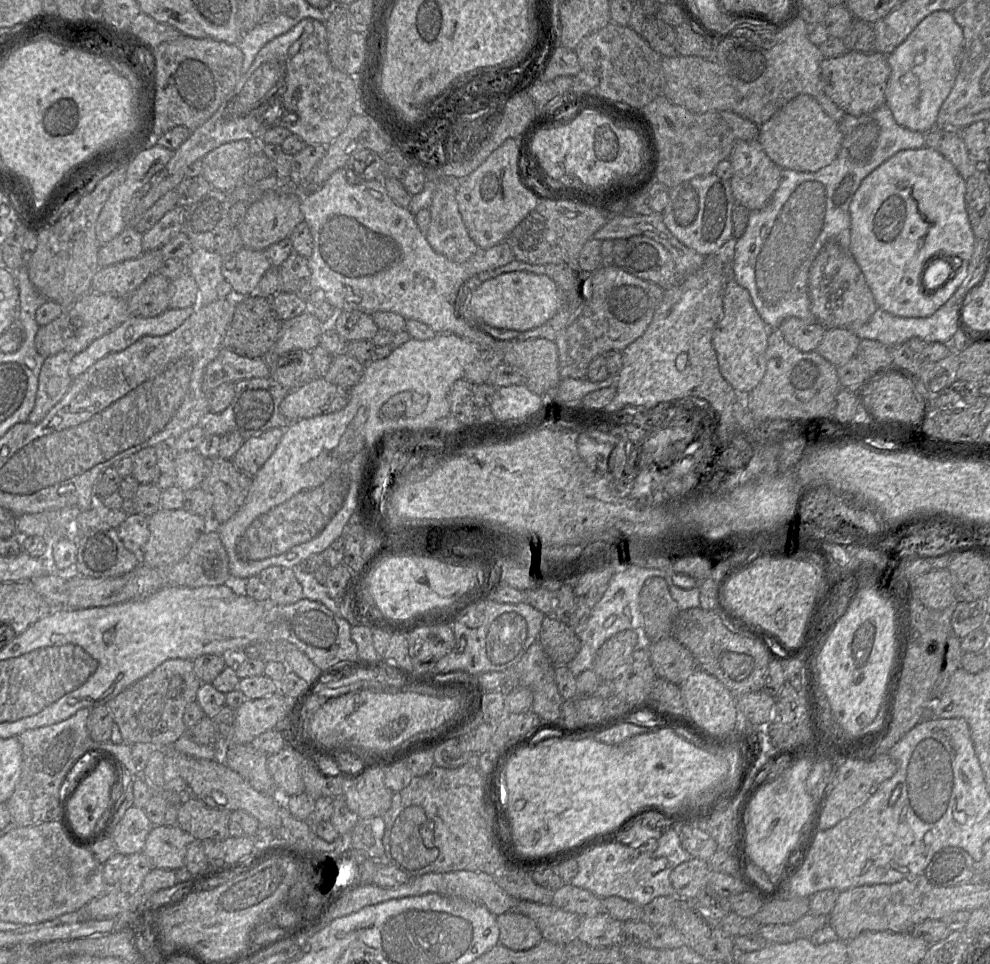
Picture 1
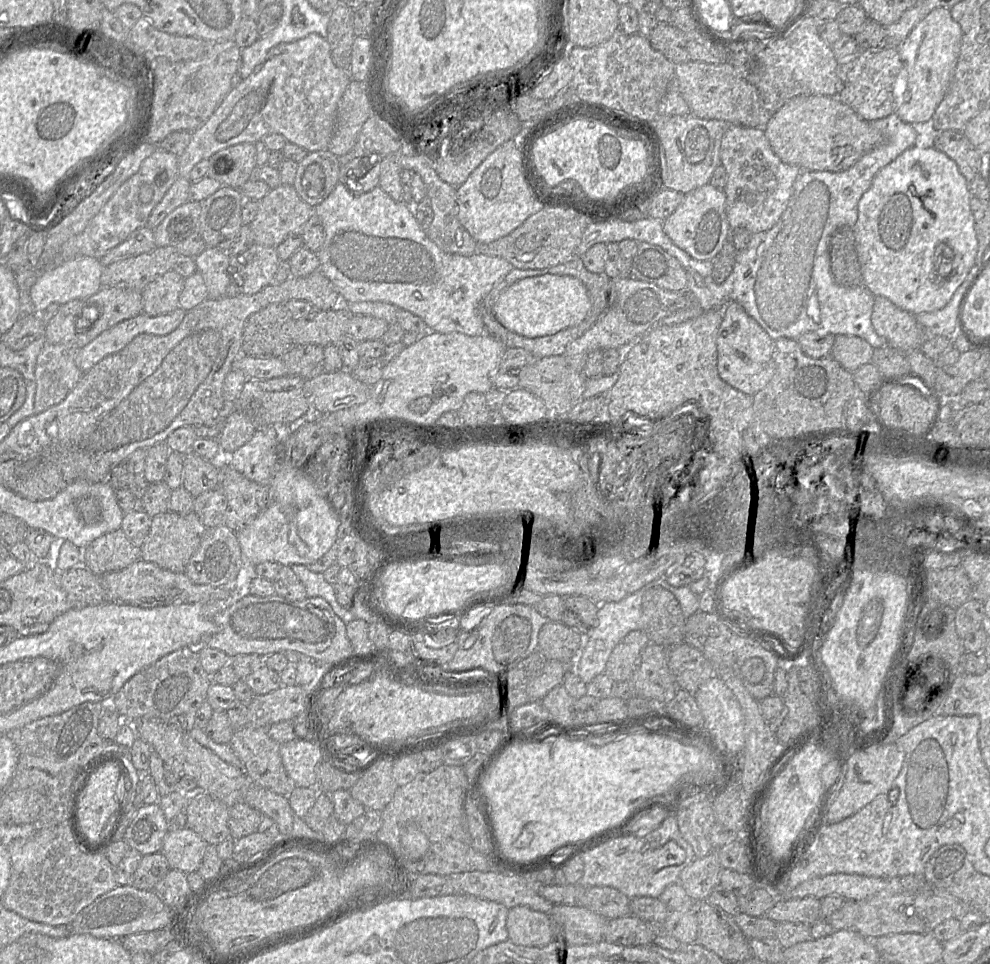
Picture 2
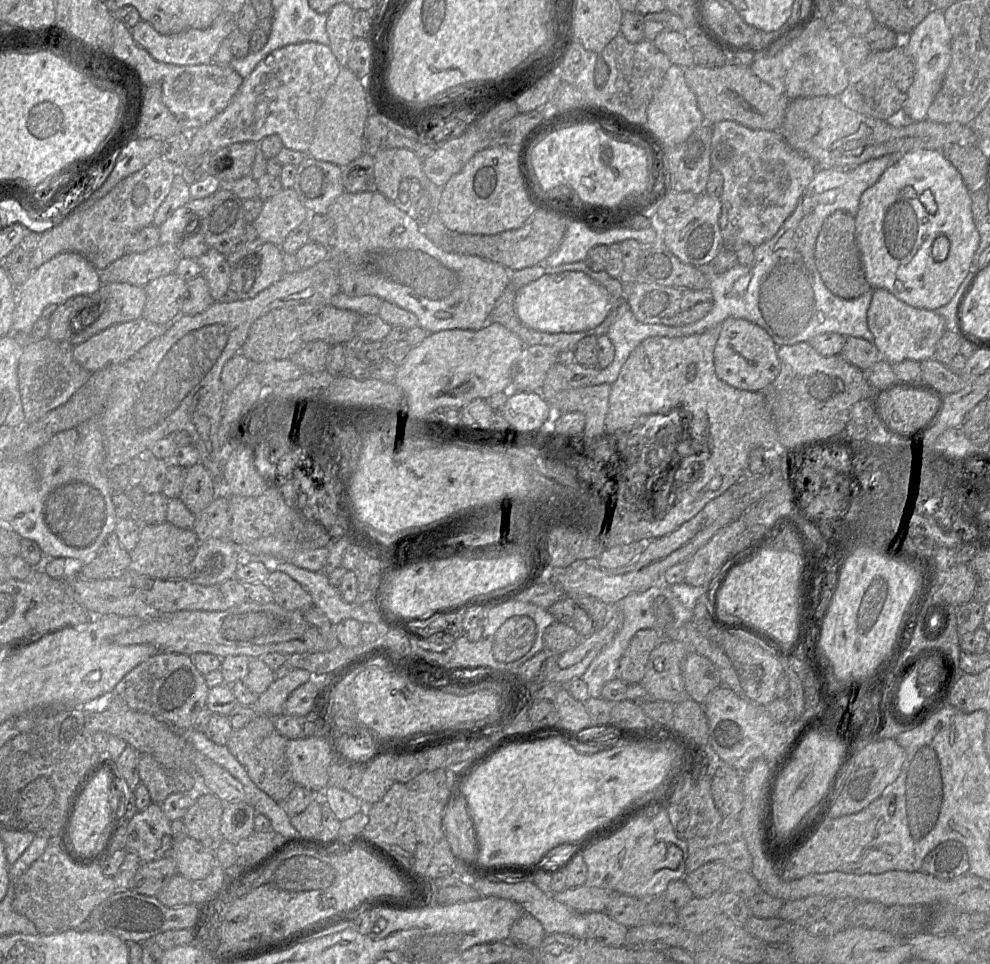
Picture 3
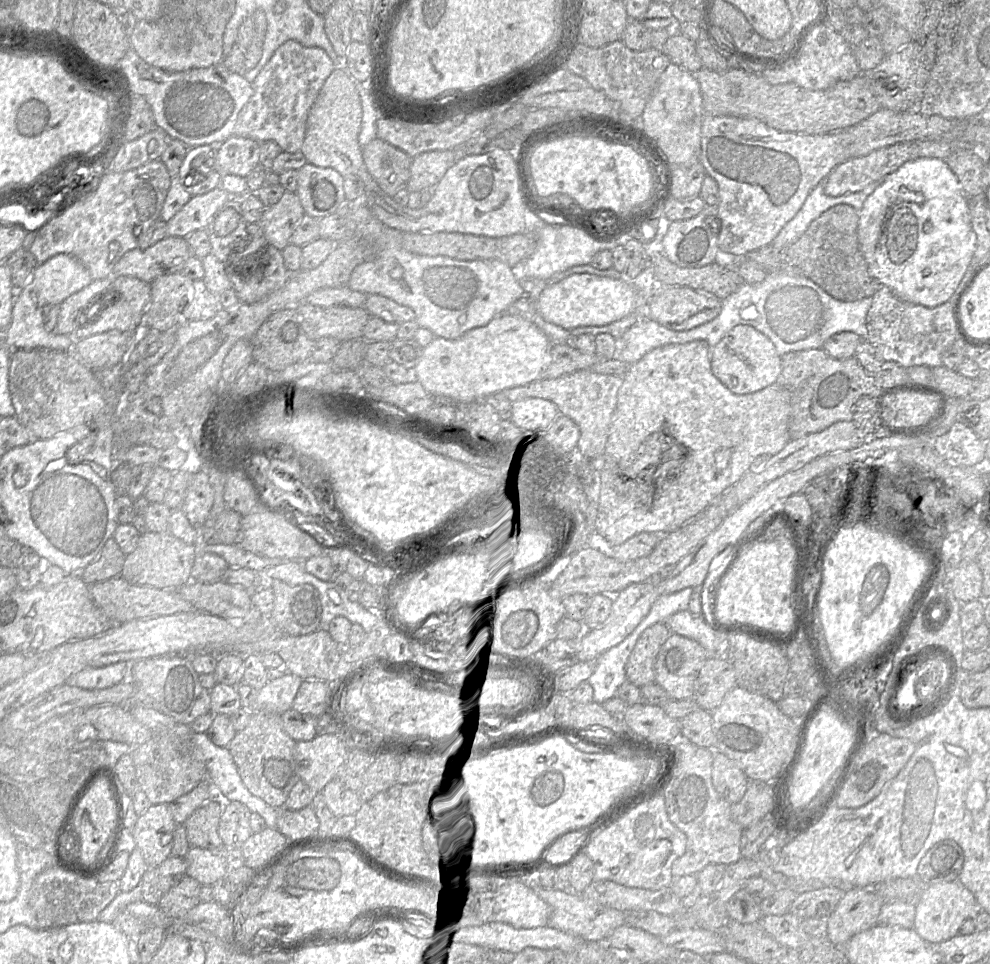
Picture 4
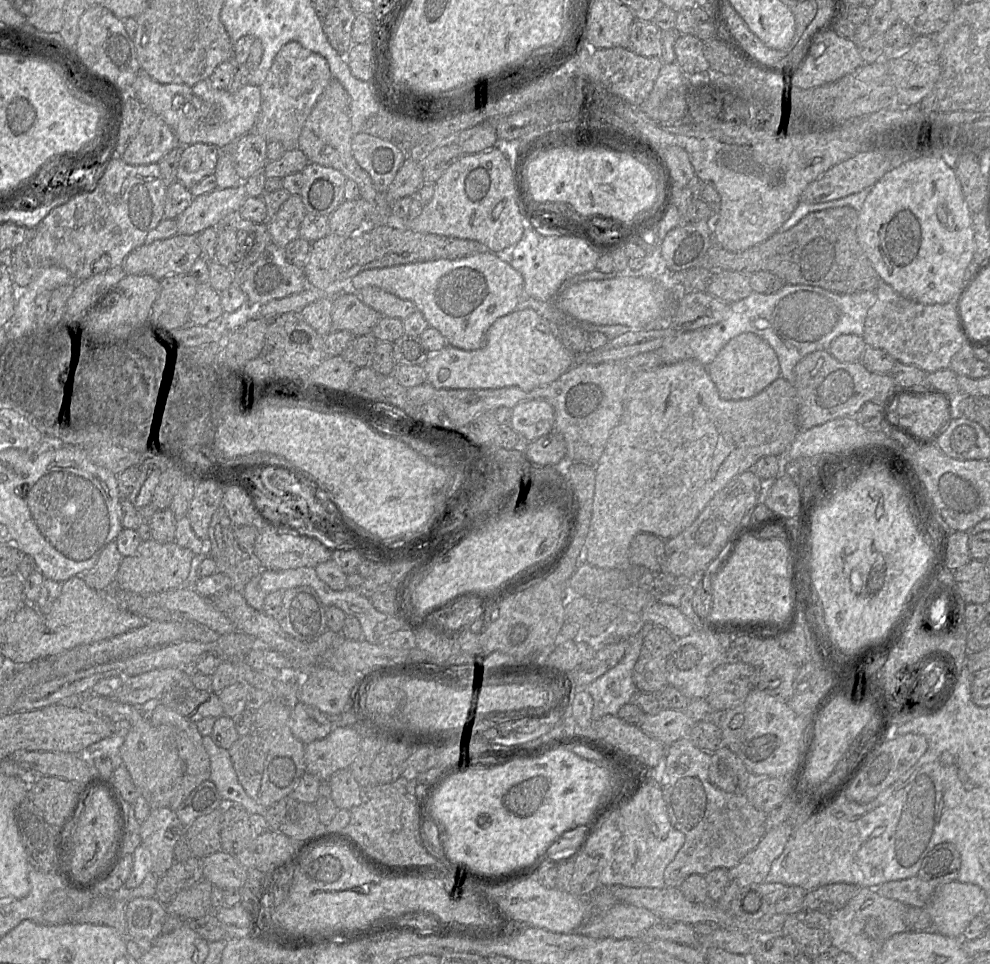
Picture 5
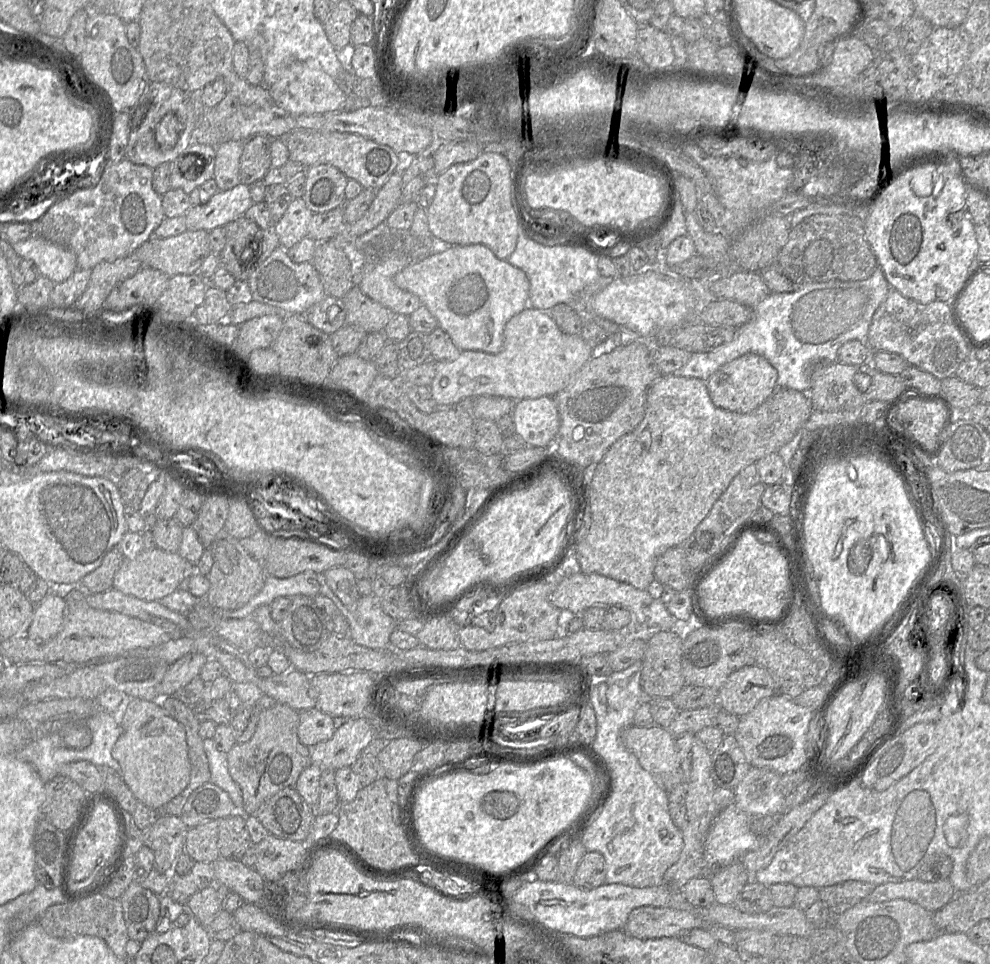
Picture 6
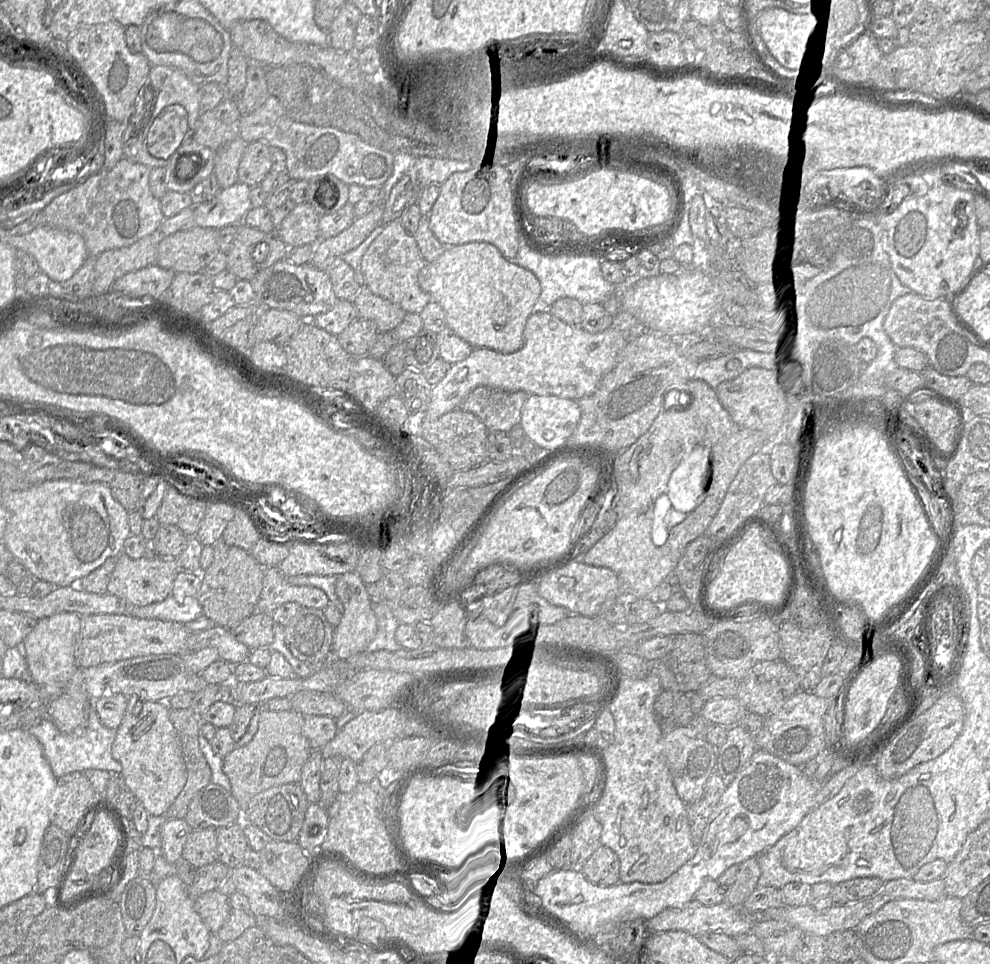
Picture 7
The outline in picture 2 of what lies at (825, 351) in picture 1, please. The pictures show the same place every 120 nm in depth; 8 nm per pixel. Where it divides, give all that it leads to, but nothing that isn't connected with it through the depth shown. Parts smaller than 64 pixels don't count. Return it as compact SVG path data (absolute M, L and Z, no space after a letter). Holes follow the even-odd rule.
M836 335L831 355L843 368L855 372L860 366L871 362L874 348L857 336Z

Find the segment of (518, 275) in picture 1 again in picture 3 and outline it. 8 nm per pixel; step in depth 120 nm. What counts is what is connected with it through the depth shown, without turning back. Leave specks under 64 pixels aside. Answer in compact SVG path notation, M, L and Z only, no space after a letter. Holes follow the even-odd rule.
M580 271L544 274L521 287L514 300L515 313L525 326L547 333L574 333L600 325L611 311L611 298L606 289Z

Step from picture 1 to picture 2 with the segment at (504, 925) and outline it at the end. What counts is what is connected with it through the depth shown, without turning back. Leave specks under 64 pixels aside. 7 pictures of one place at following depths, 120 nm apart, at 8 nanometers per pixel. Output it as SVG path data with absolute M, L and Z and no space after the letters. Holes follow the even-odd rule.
M515 906L508 911L508 939L526 947L544 947L553 941L553 924L549 914L527 906Z

